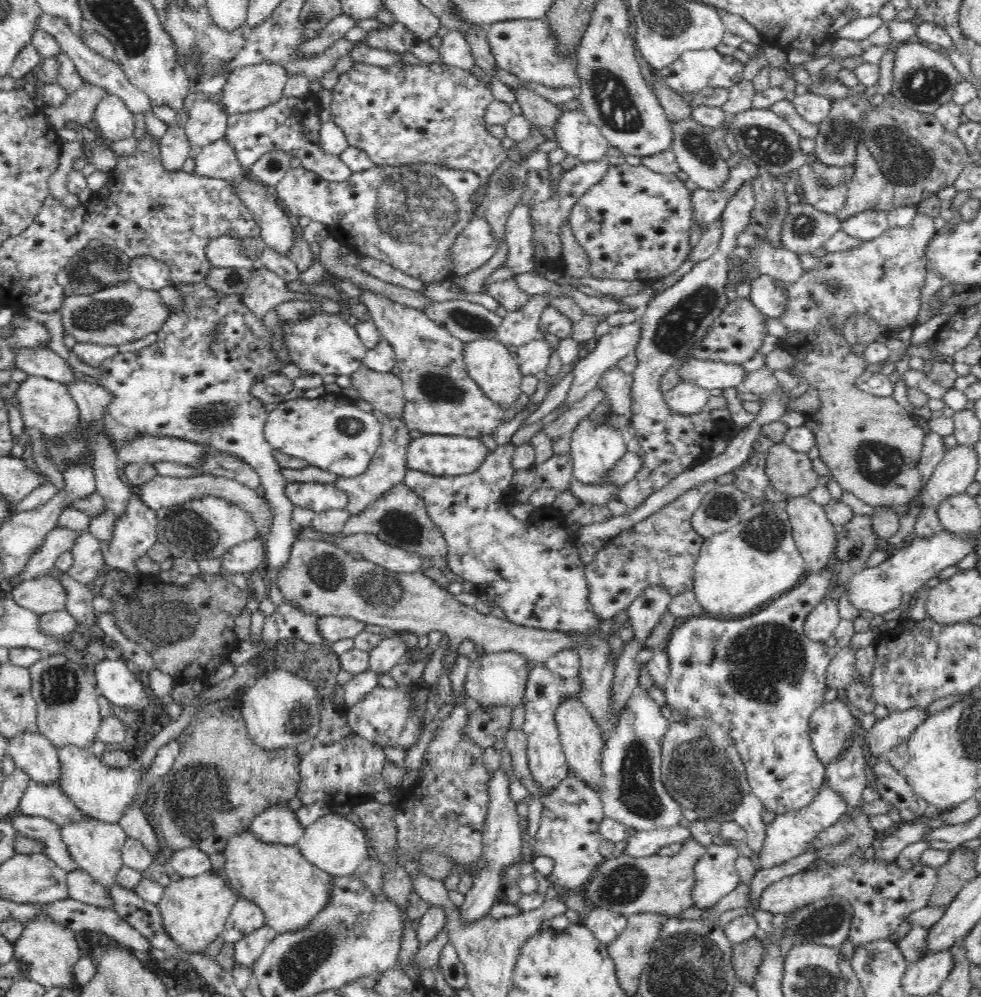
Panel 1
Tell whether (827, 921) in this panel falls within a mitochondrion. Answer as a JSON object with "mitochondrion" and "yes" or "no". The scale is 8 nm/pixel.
{"mitochondrion":"yes"}

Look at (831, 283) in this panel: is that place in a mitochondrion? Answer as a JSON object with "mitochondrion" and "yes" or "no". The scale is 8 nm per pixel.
{"mitochondrion":"yes"}

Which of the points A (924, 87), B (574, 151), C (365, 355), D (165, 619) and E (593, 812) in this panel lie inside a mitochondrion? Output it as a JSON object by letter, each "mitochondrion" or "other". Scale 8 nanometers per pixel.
{"A":"mitochondrion","B":"other","C":"other","D":"mitochondrion","E":"other"}

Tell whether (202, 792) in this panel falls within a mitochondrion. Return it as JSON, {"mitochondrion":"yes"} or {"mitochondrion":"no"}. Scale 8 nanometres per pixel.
{"mitochondrion":"yes"}

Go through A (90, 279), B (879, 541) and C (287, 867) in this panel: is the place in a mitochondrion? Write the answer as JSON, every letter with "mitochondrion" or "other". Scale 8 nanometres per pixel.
{"A":"mitochondrion","B":"other","C":"other"}

